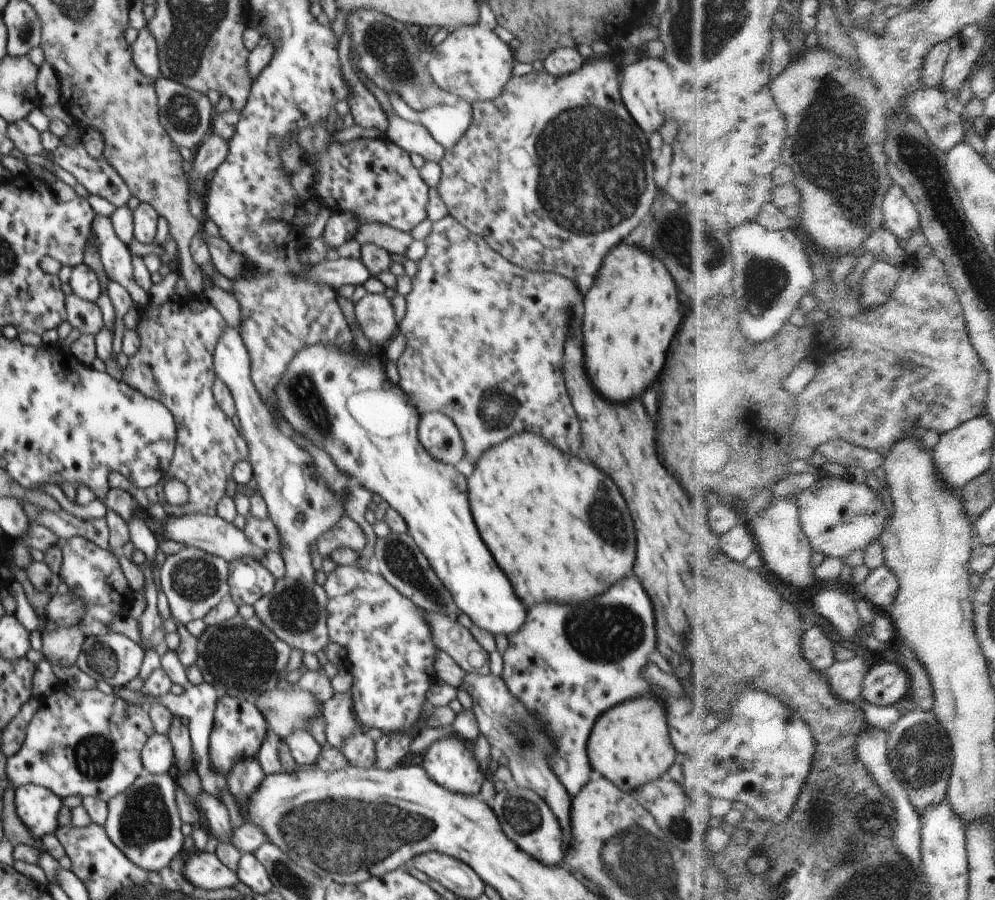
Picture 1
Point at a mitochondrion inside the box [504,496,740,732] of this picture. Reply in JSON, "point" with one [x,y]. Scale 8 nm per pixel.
{"point":[618,633]}

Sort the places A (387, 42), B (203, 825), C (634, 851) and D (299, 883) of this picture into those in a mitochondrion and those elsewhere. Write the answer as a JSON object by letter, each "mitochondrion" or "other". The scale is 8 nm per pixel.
{"A":"mitochondrion","B":"other","C":"mitochondrion","D":"mitochondrion"}

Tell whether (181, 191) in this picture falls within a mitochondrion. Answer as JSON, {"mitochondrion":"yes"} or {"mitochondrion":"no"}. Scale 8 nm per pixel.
{"mitochondrion":"no"}

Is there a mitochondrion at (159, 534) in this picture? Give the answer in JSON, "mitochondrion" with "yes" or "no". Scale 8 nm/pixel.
{"mitochondrion":"no"}

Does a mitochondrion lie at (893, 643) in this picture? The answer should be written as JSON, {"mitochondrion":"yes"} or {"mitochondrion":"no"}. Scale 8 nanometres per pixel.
{"mitochondrion":"no"}

